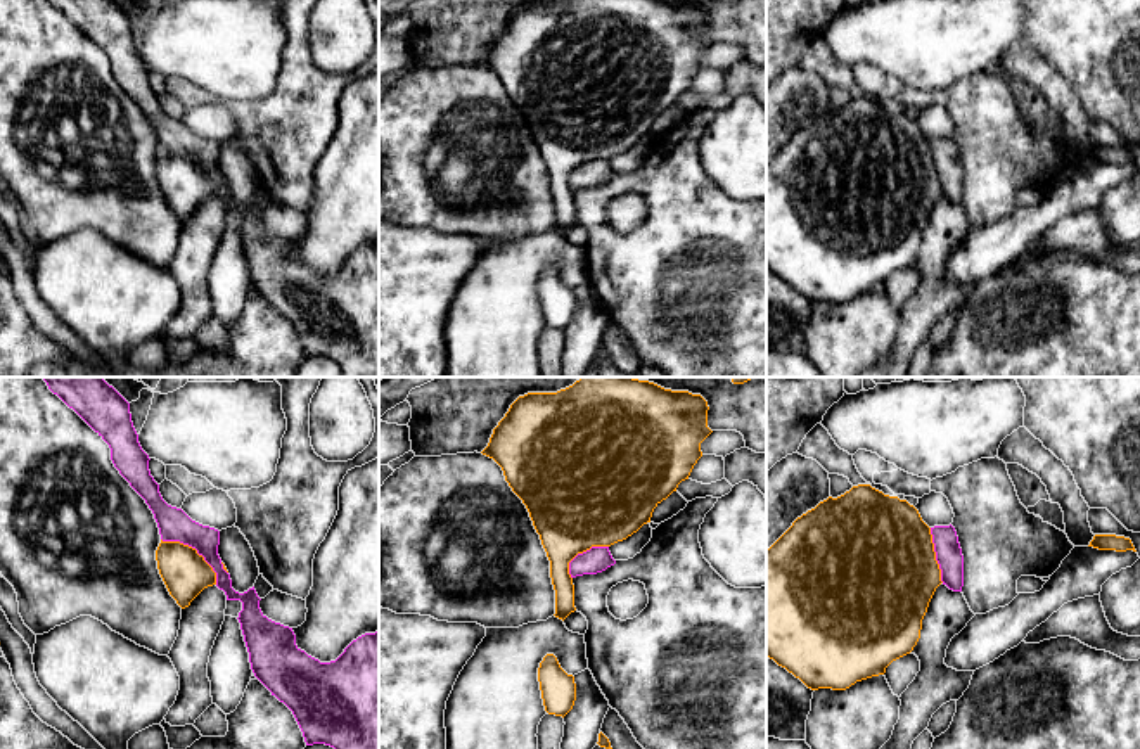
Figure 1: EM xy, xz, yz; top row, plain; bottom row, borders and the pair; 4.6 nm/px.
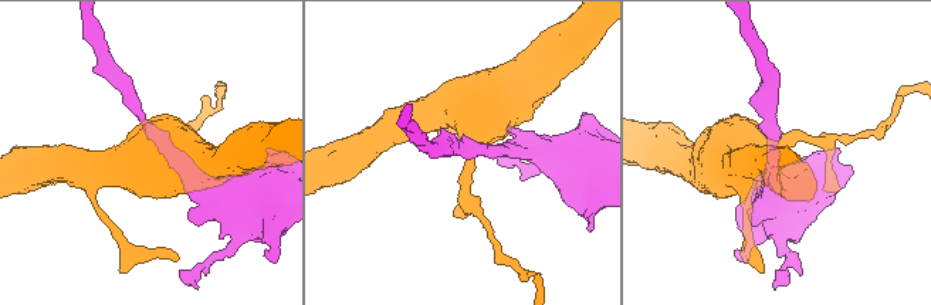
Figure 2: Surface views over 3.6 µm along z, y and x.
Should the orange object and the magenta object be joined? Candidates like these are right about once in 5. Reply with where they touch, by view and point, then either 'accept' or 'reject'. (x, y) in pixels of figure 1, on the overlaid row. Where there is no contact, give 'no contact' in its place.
xy (196, 550) | reject

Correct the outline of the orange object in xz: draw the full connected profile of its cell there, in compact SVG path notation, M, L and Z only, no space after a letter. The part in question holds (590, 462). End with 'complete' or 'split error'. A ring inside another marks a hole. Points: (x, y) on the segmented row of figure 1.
M581 377L557 393L528 393L510 405L481 453L502 467L540 535L550 560L555 618L564 621L576 611L569 562L592 547L611 547L637 533L650 522L654 509L688 479L702 457L701 443L713 432L708 427L708 410L701 394L664 389L633 377Z | complete

